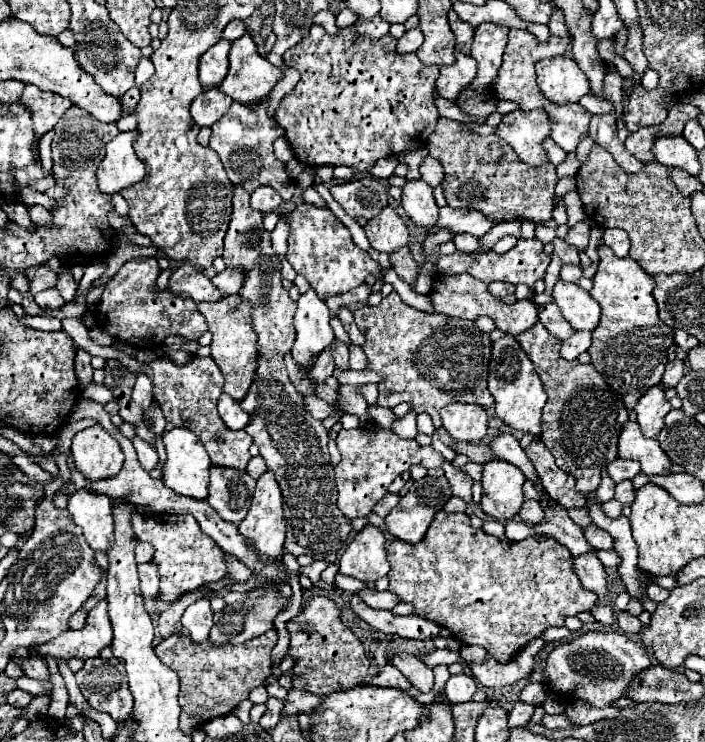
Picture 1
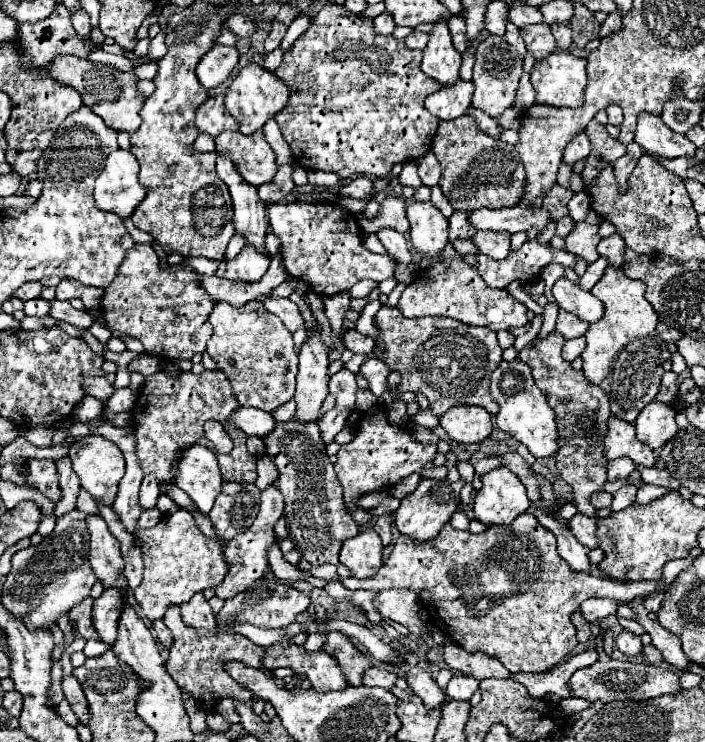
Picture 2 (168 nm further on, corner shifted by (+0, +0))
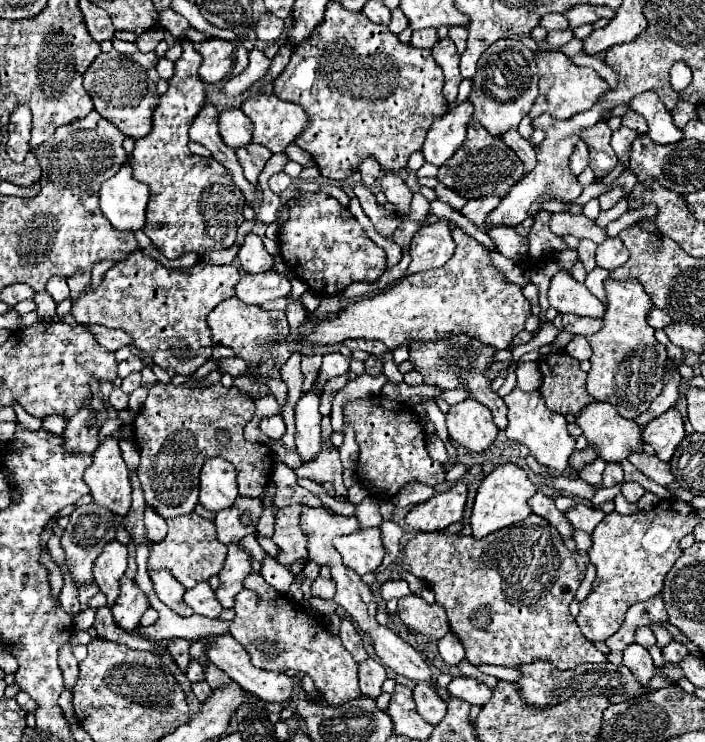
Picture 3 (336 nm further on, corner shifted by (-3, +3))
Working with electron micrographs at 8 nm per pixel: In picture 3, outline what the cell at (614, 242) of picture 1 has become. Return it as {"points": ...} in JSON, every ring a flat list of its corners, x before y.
{"points":[[607,238,597,246,597,266,605,270,615,270,629,258,627,248,619,238]]}

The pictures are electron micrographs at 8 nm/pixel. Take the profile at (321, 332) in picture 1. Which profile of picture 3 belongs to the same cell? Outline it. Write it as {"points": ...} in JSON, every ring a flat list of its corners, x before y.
{"points":[[313,384,295,406,295,442,297,452,303,460,313,460,321,450,321,412,319,412,321,392]]}

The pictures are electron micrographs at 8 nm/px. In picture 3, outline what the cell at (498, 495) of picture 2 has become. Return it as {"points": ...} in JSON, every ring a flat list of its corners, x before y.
{"points":[[501,464,493,472,489,472,483,482,479,484,473,512,471,512,471,528,475,538,483,538,495,530,511,526,531,514,527,500,537,492,533,482,529,480,527,472,515,464]]}

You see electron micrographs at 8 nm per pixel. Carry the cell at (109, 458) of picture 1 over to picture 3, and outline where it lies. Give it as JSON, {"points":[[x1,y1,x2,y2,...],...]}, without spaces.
{"points":[[107,438,107,440,103,440,103,442,97,446,97,450,93,452,93,462,91,462,91,466,85,470,83,480,85,480,85,484,91,488,91,496,93,496,93,502,95,502,97,506,109,508,111,512,121,514,121,516,125,516,125,514,129,512,129,508,131,508,129,470,127,470,127,464,125,464,123,458,121,458,121,450,119,450,115,438]]}

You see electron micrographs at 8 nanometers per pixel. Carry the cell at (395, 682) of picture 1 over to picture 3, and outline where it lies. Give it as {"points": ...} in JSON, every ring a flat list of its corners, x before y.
{"points":[[373,658,359,664,359,688,361,688,361,694,379,696,381,686,383,686,385,680,387,680,385,668,379,662,375,662]]}

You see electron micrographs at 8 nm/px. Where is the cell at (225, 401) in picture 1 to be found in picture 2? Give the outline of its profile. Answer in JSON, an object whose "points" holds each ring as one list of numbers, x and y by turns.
{"points":[[240,407,238,411,234,411,228,423,242,429,246,435,256,435,256,437,270,435,270,431,274,431,276,427,276,421,270,413,252,407]]}

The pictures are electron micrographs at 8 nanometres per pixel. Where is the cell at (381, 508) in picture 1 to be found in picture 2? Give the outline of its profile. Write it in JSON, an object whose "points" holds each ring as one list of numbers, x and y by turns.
{"points":[[390,513,378,517,376,523,374,523,374,531,382,537,382,545,384,545,384,547,392,543,392,531,390,531,390,525,392,525,392,515,390,515]]}

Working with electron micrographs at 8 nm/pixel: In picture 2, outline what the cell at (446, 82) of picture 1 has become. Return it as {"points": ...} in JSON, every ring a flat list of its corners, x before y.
{"points":[[456,81,450,87,442,87,426,99,426,109,440,121,462,117,472,103,474,85,470,81]]}

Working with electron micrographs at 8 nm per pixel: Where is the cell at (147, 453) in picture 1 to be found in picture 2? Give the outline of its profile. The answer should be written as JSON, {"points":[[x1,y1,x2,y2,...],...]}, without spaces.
{"points":[[146,475,142,479,142,485,140,485,140,507,142,507,142,511,154,509,158,503,158,497,160,497,160,487,158,487,154,475]]}

